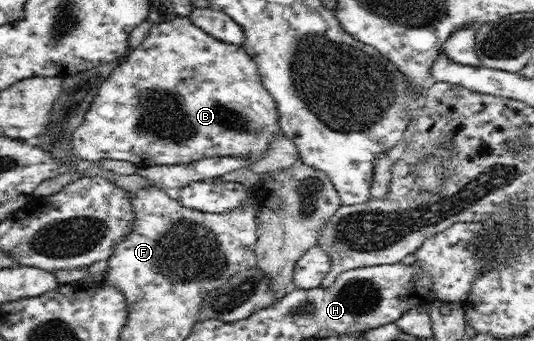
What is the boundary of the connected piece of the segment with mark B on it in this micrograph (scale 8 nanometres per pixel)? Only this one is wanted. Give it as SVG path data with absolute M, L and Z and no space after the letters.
M176 16L171 21L154 24L149 29L144 41L128 53L128 57L113 69L106 81L101 83L99 93L88 108L84 122L73 134L72 150L74 150L74 156L77 159L94 162L99 162L100 159L120 159L120 161L135 163L139 168L190 163L212 157L240 157L240 159L246 159L252 164L257 159L264 157L264 153L270 149L270 143L278 135L284 134L282 134L282 128L280 128L277 103L274 101L272 94L264 87L262 78L258 73L257 63L249 53L246 53L244 46L220 41L194 25L189 17Z

